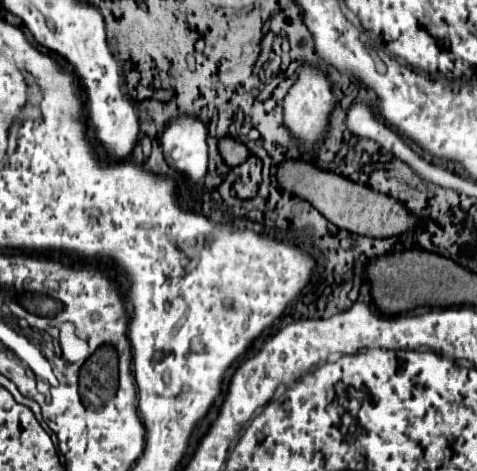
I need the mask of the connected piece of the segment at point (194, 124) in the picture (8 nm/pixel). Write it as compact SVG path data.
M179 115L167 123L161 135L163 153L169 165L189 177L191 183L203 179L207 171L207 127L205 123L191 115Z

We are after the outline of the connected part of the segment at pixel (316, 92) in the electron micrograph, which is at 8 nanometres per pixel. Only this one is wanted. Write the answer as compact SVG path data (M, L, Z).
M305 67L301 71L299 79L289 89L283 109L285 109L285 123L291 129L291 133L299 139L303 149L313 153L313 145L323 139L323 133L327 127L327 117L331 115L331 109L333 109L333 93L331 93L331 85L329 85L327 77L321 75L315 67Z

